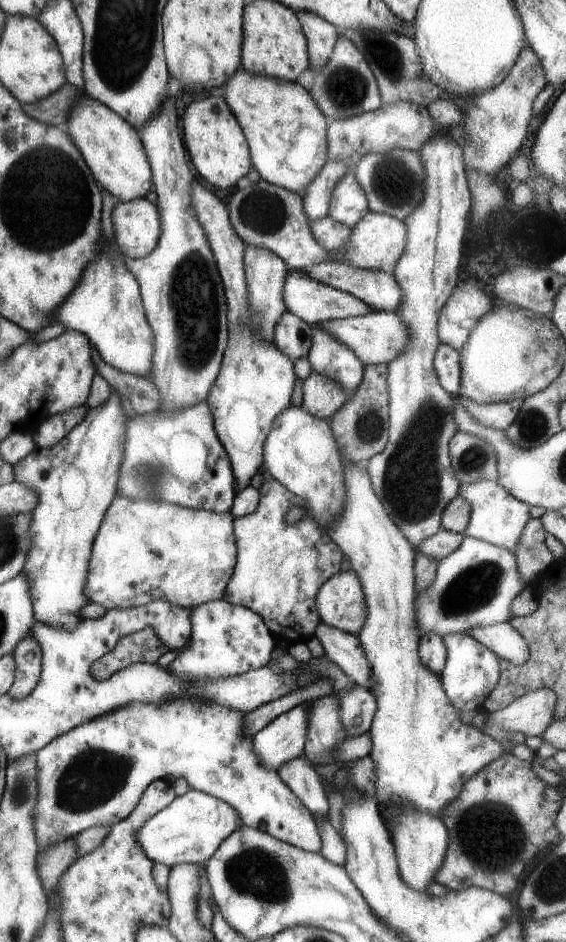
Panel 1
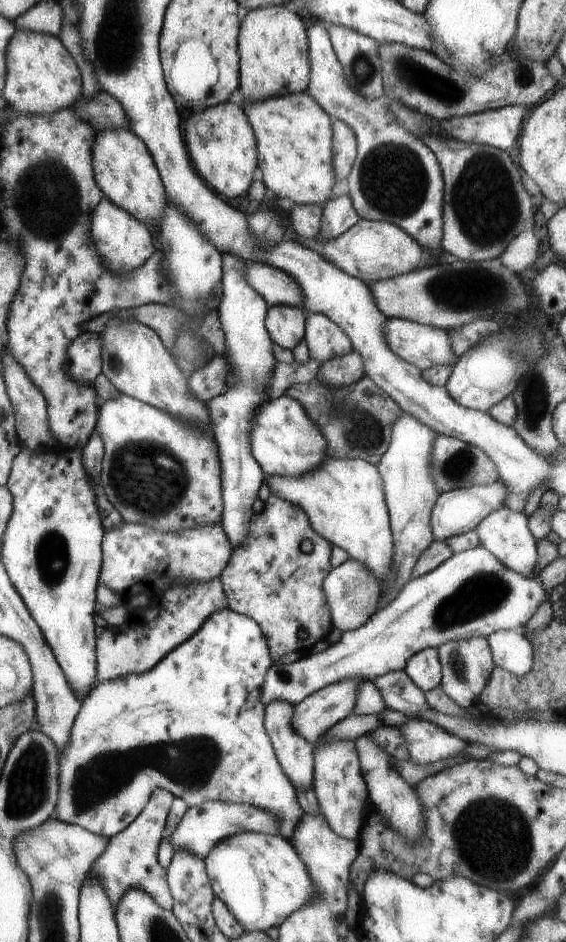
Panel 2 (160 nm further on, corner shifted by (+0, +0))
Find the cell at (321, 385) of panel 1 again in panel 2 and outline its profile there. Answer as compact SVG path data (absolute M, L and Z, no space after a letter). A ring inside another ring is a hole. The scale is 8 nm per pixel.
M353 351L339 358L322 361L315 372L314 379L341 388L353 385L361 376L364 376L361 356Z

